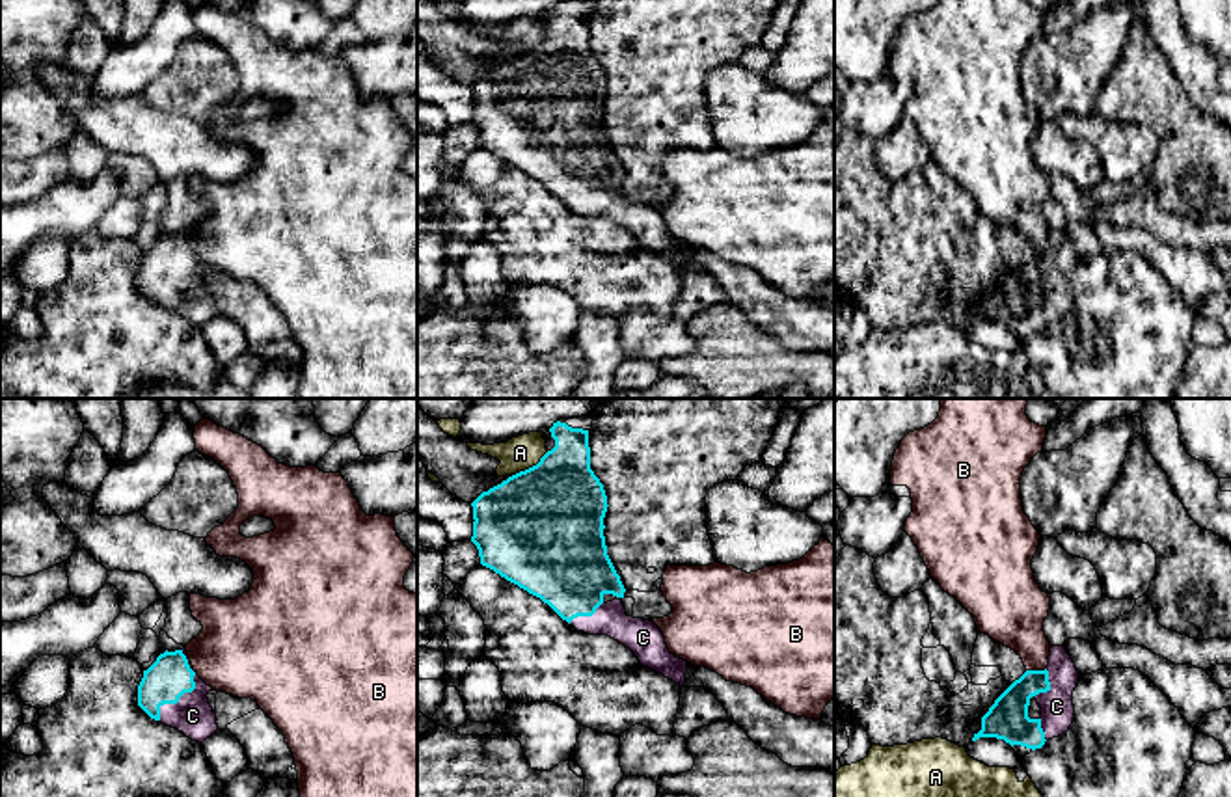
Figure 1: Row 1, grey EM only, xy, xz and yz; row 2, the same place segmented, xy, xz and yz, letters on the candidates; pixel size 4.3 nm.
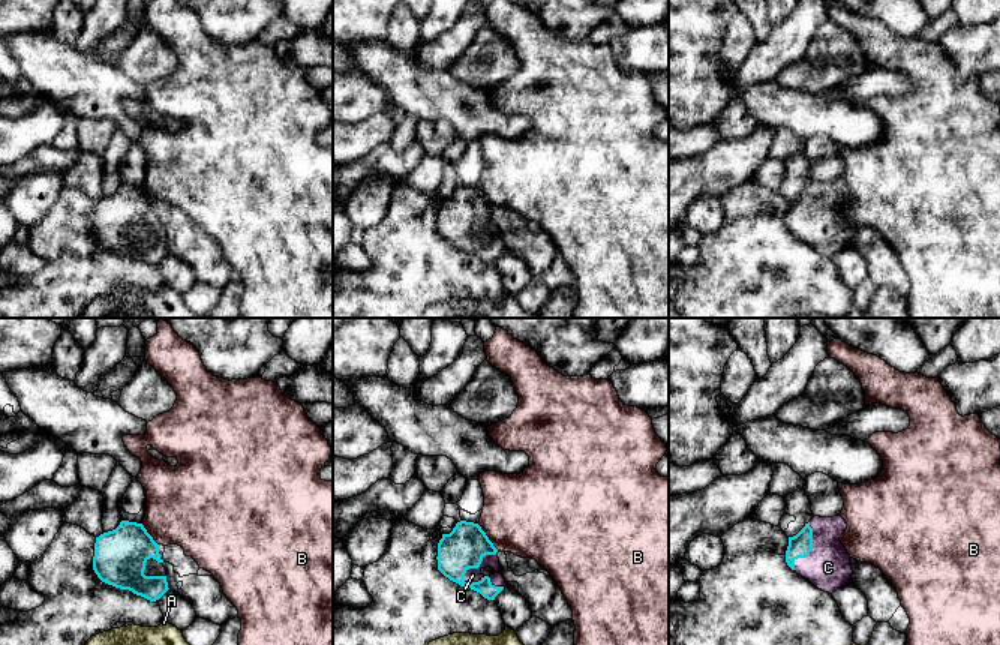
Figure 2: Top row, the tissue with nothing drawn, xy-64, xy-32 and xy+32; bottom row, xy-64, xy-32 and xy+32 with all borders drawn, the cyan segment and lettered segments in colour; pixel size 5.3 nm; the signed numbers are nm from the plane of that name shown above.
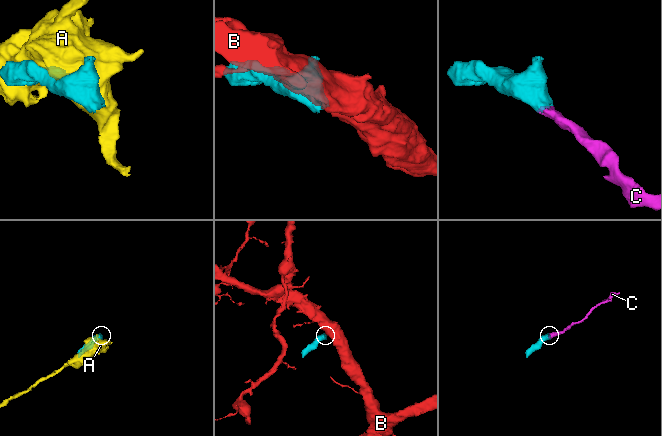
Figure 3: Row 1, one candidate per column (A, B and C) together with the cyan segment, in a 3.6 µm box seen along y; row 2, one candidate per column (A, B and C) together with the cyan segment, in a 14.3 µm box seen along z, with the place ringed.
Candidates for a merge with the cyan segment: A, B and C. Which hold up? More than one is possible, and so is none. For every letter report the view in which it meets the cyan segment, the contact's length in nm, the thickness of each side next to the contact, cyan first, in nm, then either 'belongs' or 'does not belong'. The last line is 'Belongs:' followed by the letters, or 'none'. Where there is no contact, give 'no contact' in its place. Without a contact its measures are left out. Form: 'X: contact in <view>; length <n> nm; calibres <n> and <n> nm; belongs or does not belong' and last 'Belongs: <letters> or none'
A: contact in xz; length 190 nm; calibres 500 and 150 nm; does not belong
B: contact in yz; length 90 nm; calibres 180 and 240 nm; does not belong
C: contact in xy; length 260 nm; calibres 190 and 170 nm; belongs
Belongs: C

